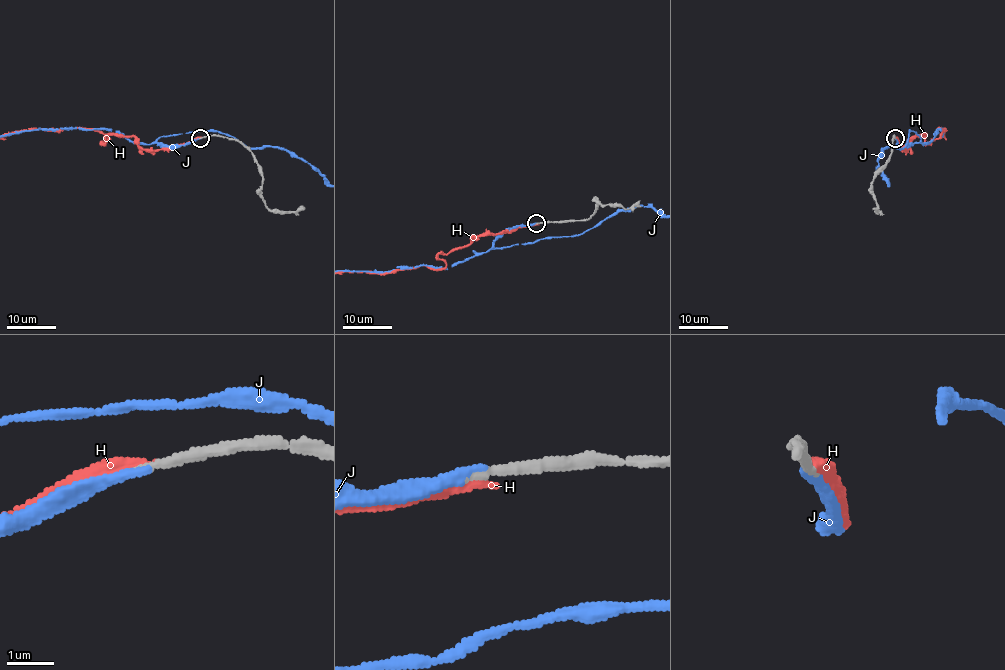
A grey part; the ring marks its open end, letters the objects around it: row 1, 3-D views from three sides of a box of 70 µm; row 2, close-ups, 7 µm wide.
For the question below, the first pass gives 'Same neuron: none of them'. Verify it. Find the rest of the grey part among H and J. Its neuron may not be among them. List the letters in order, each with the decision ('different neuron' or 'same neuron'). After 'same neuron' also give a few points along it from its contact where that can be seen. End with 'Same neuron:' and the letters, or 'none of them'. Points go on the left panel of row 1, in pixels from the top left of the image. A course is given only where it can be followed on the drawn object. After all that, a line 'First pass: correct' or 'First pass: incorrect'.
H: different neuron
J: same neuron; course (201, 138), (183, 145), (157, 141), (161, 136), (221, 131), (249, 147), (278, 146), (292, 151)
Same neuron: J
First pass: incorrect

